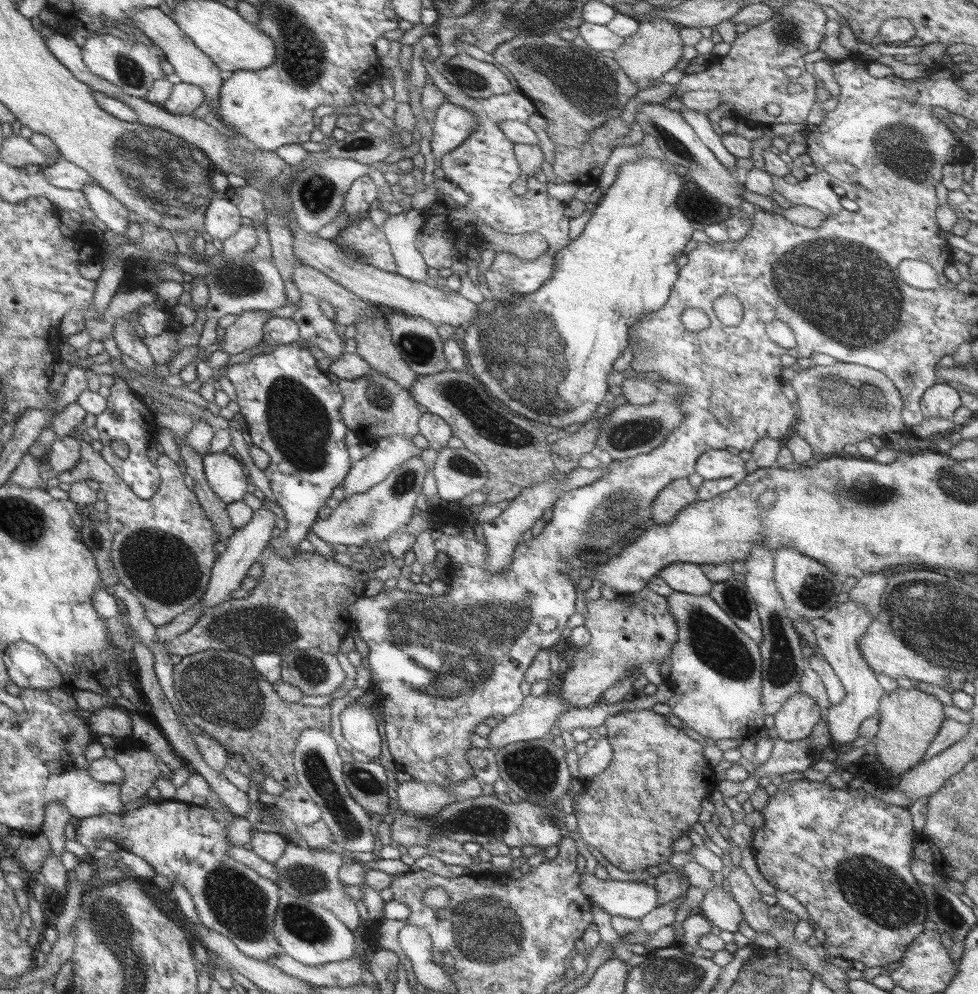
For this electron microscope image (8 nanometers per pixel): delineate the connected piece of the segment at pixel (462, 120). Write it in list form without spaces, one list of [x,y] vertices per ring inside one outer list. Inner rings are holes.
[[[443,102],[435,110],[435,120],[431,128],[431,154],[435,160],[447,156],[447,152],[455,150],[471,132],[477,128],[477,118],[471,114],[471,110],[465,110],[463,106],[453,106],[449,102]]]

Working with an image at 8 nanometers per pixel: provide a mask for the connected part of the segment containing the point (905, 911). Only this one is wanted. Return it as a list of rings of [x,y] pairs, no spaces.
[[[799,780],[799,782],[783,782],[781,786],[777,786],[777,792],[773,796],[769,796],[765,808],[761,810],[761,816],[763,816],[763,824],[761,828],[757,828],[751,836],[751,846],[749,850],[753,852],[753,858],[755,858],[755,864],[759,868],[759,872],[763,874],[763,878],[767,880],[767,884],[773,886],[773,890],[781,890],[789,896],[793,896],[799,904],[805,906],[807,914],[809,914],[809,920],[825,934],[825,940],[821,944],[821,948],[825,950],[825,960],[829,958],[841,958],[841,960],[857,960],[861,962],[865,968],[873,968],[873,966],[887,966],[891,962],[897,962],[903,958],[907,946],[925,930],[921,924],[927,920],[925,916],[925,902],[923,902],[923,892],[921,892],[921,886],[919,882],[911,876],[911,870],[909,870],[909,860],[913,856],[913,842],[915,842],[915,830],[911,830],[911,814],[907,812],[907,808],[901,808],[901,806],[891,806],[887,802],[881,802],[877,796],[871,796],[871,794],[863,794],[861,796],[861,790],[857,790],[857,800],[851,796],[851,790],[837,790],[837,788],[831,788],[827,782],[825,784],[819,784],[819,782],[809,782],[809,780]]]

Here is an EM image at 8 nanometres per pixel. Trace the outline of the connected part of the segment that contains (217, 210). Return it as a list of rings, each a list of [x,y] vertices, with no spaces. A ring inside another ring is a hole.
[[[213,198],[205,210],[205,222],[203,232],[209,234],[213,240],[227,240],[241,228],[241,218],[237,208],[231,204],[231,200]]]

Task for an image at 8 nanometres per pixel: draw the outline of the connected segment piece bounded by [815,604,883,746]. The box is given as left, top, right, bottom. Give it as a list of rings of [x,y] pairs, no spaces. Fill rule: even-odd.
[[[839,604],[833,606],[823,620],[815,622],[815,642],[817,642],[817,654],[823,656],[823,660],[833,668],[833,672],[839,676],[841,686],[845,690],[845,698],[831,706],[825,714],[827,720],[827,728],[831,734],[831,744],[839,746],[839,744],[849,744],[853,742],[857,736],[857,726],[873,716],[877,712],[877,702],[883,696],[883,690],[875,678],[875,672],[869,668],[869,664],[863,660],[861,650],[859,650],[859,638],[865,634],[867,626],[871,624],[871,618],[865,614],[865,610],[853,606],[853,604]]]

